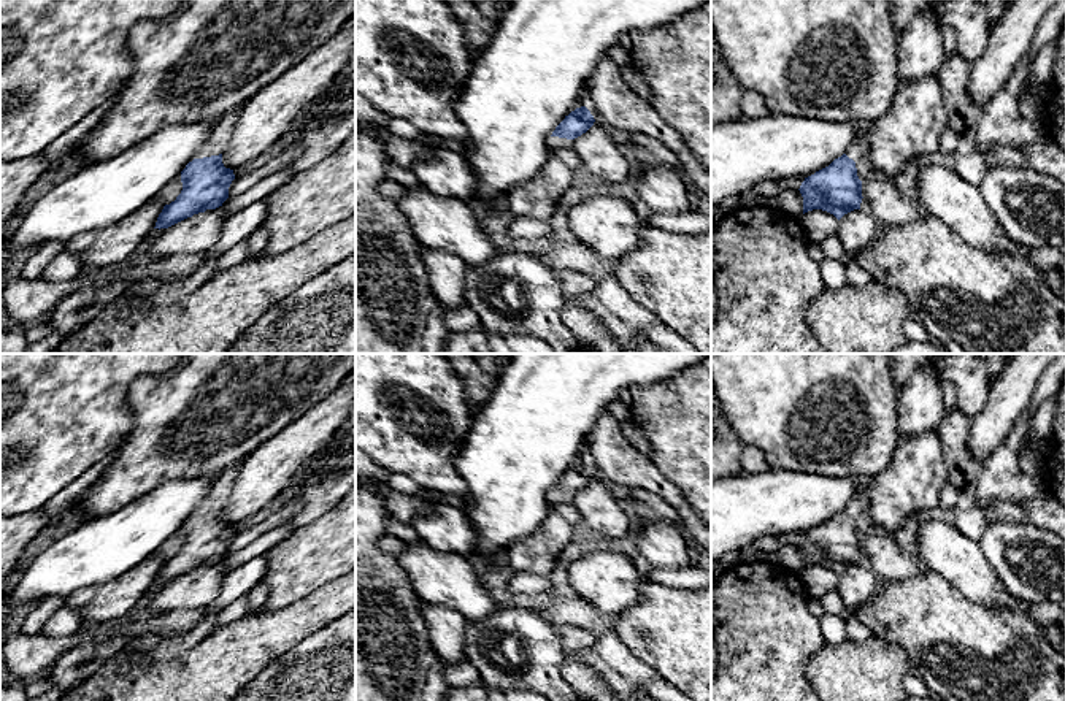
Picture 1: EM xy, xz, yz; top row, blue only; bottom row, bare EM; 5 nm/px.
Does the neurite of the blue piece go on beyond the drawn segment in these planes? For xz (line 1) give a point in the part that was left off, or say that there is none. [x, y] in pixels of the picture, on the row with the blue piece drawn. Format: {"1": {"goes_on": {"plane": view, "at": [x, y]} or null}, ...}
{"1": {"goes_on": {"plane": "xz", "at": [554, 141]}}}

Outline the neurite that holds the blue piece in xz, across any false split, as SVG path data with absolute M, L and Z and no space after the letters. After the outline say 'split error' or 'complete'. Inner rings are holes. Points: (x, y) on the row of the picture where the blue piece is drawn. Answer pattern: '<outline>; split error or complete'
M586 106L576 108L556 127L548 140L549 149L571 149L573 140L586 133L595 119Z; split error

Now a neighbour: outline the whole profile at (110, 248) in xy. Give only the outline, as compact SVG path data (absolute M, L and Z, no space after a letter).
M151 200L116 225L105 227L92 235L89 246L76 252L84 270L111 271L127 263L127 259L154 230L163 203Z

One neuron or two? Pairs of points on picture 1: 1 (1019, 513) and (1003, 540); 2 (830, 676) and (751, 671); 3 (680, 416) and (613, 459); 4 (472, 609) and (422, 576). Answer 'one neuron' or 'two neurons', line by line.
1: two neurons
2: two neurons
3: two neurons
4: one neuron

